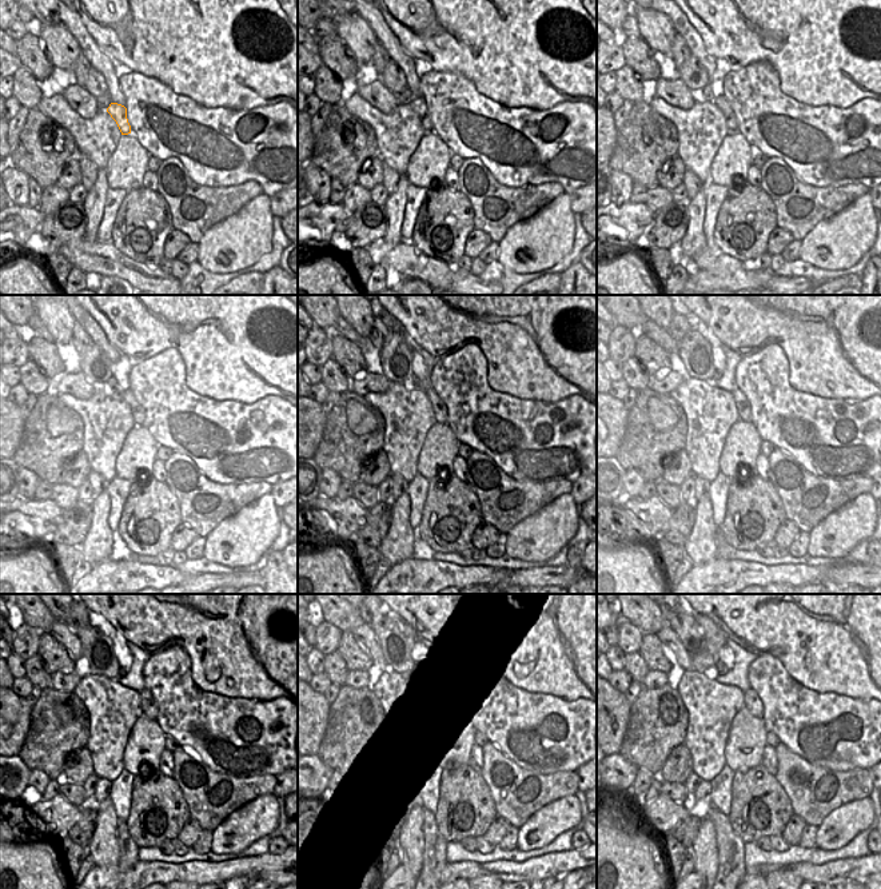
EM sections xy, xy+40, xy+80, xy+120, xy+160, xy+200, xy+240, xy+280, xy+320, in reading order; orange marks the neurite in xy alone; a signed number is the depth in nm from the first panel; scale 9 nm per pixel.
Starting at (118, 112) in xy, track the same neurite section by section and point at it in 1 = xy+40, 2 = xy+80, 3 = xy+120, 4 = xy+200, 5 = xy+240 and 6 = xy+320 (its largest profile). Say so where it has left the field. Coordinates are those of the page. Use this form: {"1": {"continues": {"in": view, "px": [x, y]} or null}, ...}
{"1": {"continues": {"in": "xy+40", "px": [418, 104]}}, "2": {"continues": {"in": "xy+80", "px": [720, 102]}}, "3": {"continues": {"in": "xy+120", "px": [138, 411]}}, "4": {"continues": {"in": "xy+200", "px": [744, 410]}}, "5": {"continues": {"in": "xy+240", "px": [150, 709]}}, "6": {"continues": {"in": "xy+320", "px": [753, 704]}}}

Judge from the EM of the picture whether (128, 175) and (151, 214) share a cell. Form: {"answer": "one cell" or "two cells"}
{"answer": "two cells"}

